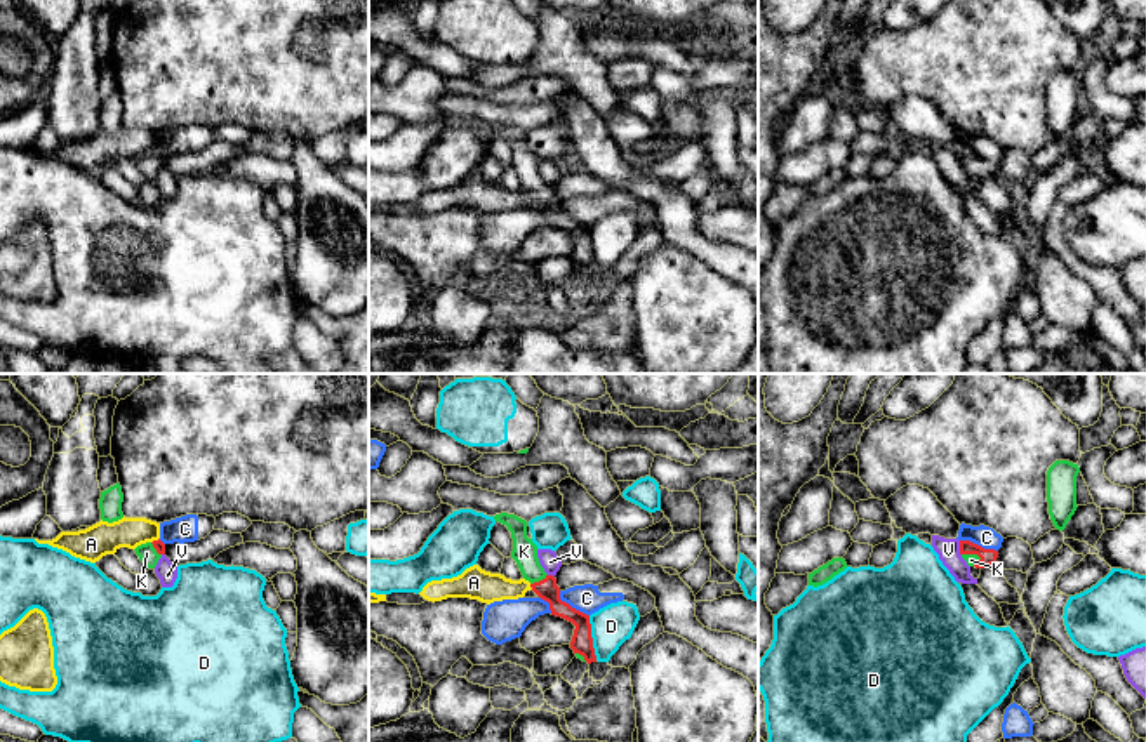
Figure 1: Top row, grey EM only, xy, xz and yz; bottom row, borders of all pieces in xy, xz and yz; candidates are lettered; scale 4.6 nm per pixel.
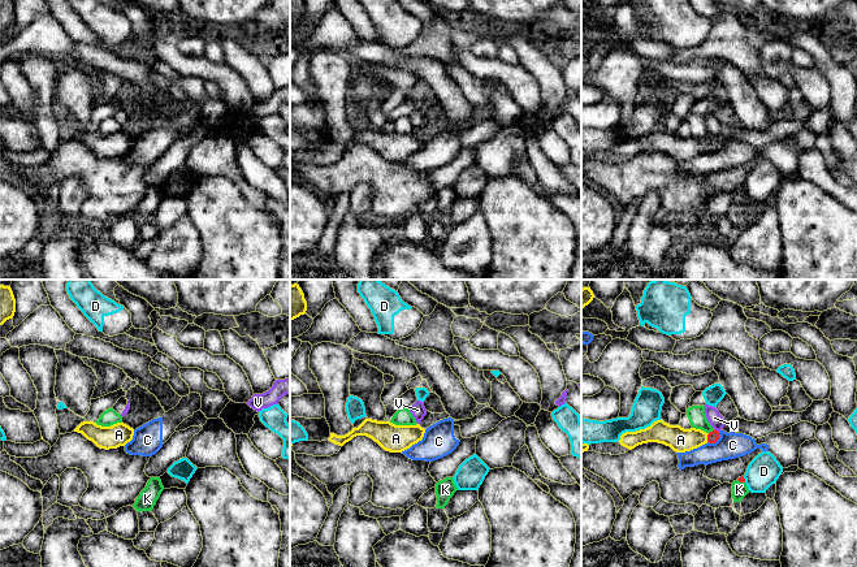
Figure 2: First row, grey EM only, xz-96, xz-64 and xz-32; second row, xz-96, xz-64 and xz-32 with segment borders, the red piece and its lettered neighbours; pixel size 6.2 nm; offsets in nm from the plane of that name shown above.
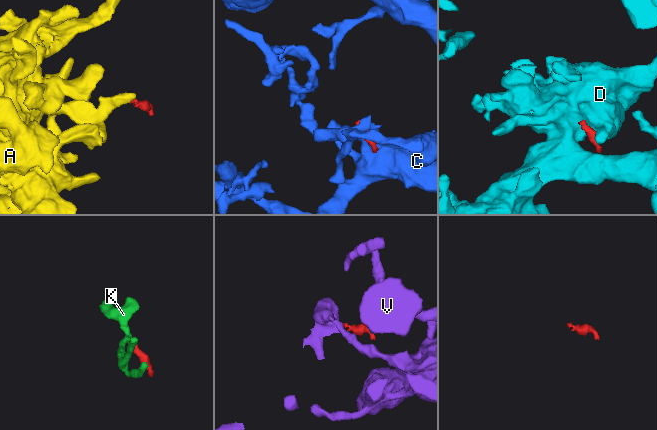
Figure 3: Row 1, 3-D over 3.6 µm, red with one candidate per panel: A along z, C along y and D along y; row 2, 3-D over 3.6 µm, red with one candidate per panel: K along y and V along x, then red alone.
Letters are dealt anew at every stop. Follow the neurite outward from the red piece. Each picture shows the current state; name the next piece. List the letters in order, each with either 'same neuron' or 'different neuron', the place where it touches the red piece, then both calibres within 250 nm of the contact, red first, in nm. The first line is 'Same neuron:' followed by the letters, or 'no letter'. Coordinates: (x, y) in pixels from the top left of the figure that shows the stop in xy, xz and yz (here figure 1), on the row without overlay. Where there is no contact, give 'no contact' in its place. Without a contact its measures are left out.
Same neuron: K
A: different neuron | xz (531, 197) | 100/140 nm
C: different neuron | yz (979, 157) | 80/100 nm
D: different neuron | xz (592, 249) | 100/190 nm
K: same neuron | xz (539, 192) | 100/110 nm
V: different neuron | yz (960, 158) | 80/110 nm

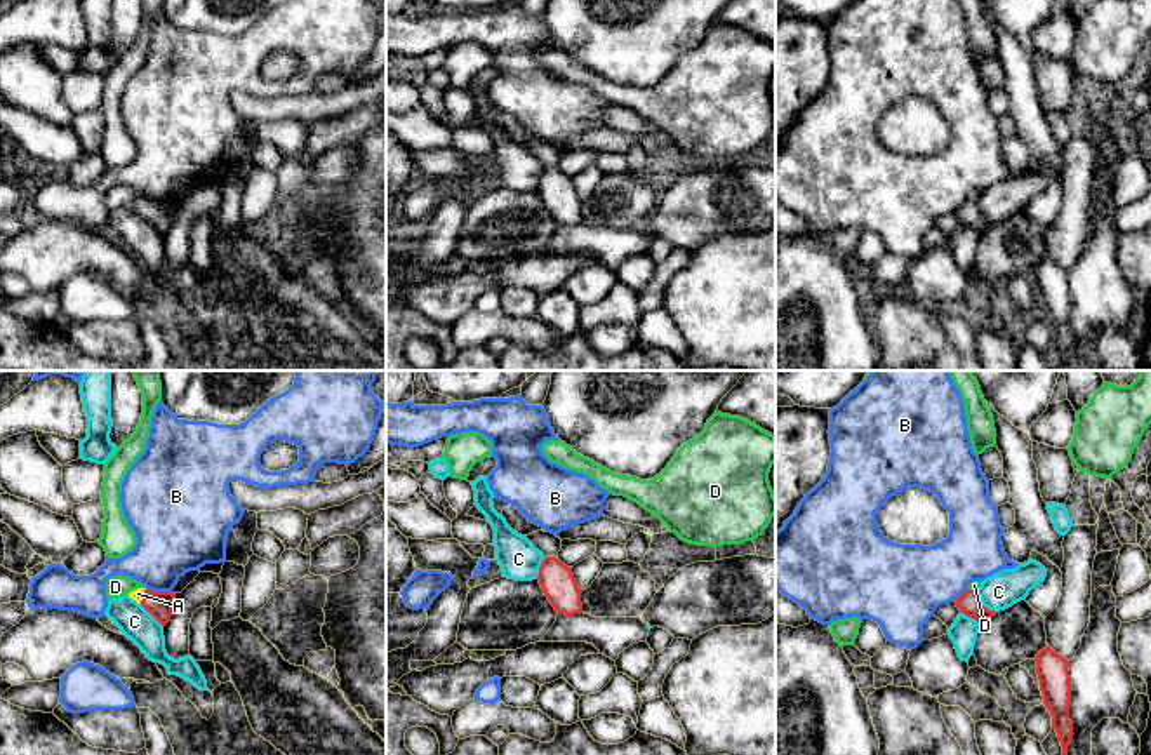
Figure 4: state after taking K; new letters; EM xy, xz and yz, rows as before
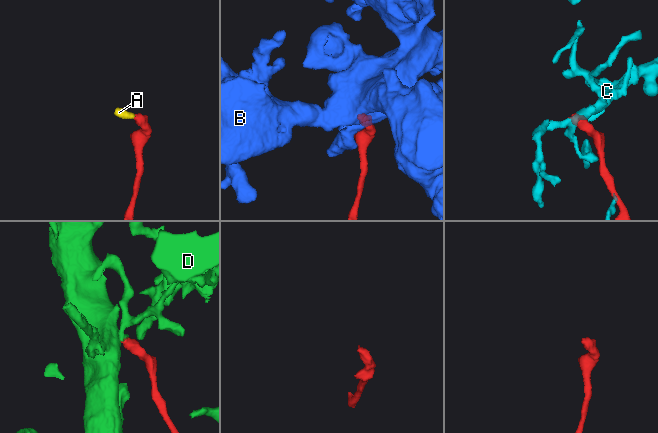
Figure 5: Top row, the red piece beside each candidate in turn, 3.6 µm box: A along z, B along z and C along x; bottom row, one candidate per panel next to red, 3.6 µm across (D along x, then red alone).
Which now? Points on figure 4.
Same neuron: A
A: same neuron | xy (145, 206) | 130/50 nm
B: different neuron | xy (159, 202) | 130/320 nm
C: different neuron | yz (981, 214) | 110/170 nm
D: different neuron | yz (972, 200) | 110/50 nm

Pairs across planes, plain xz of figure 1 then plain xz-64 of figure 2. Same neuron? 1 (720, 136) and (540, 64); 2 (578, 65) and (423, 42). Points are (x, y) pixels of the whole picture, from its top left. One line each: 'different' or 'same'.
1: same
2: same

